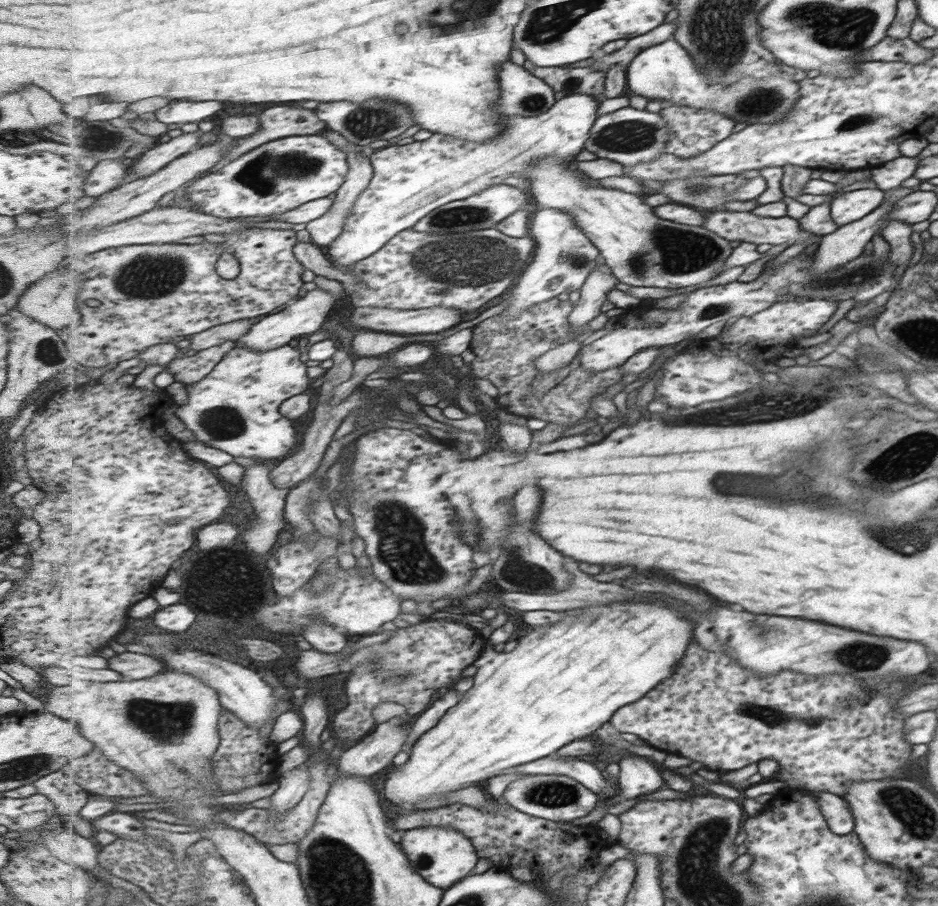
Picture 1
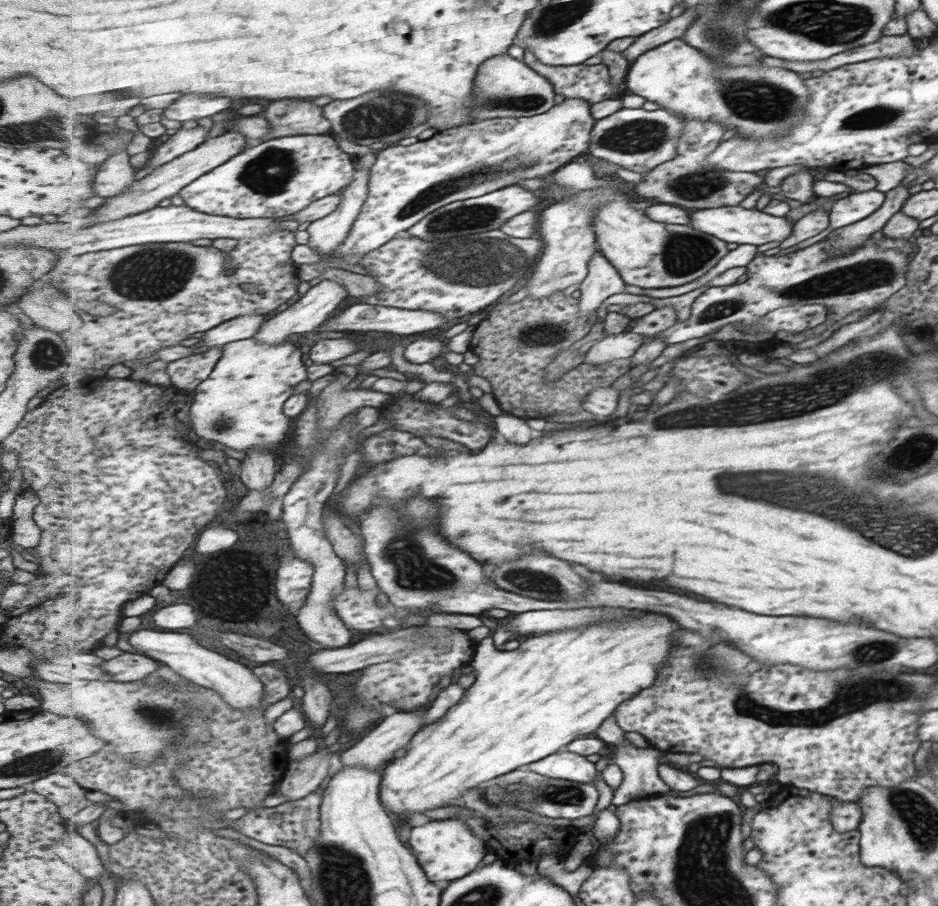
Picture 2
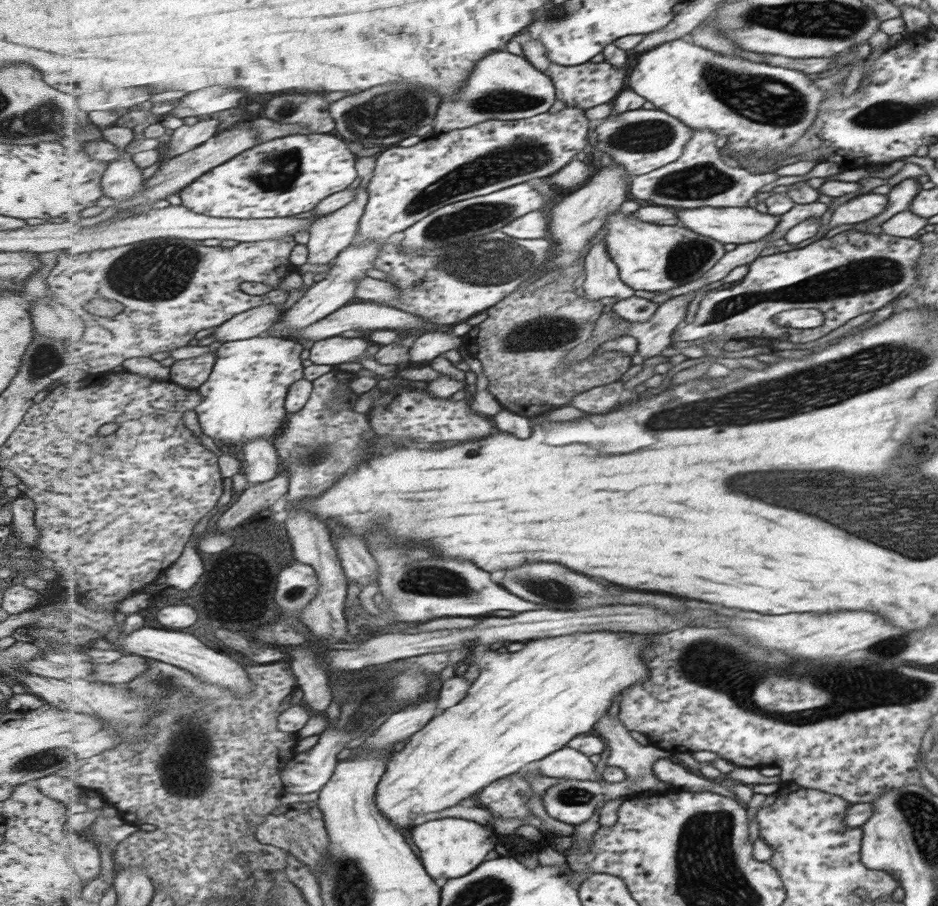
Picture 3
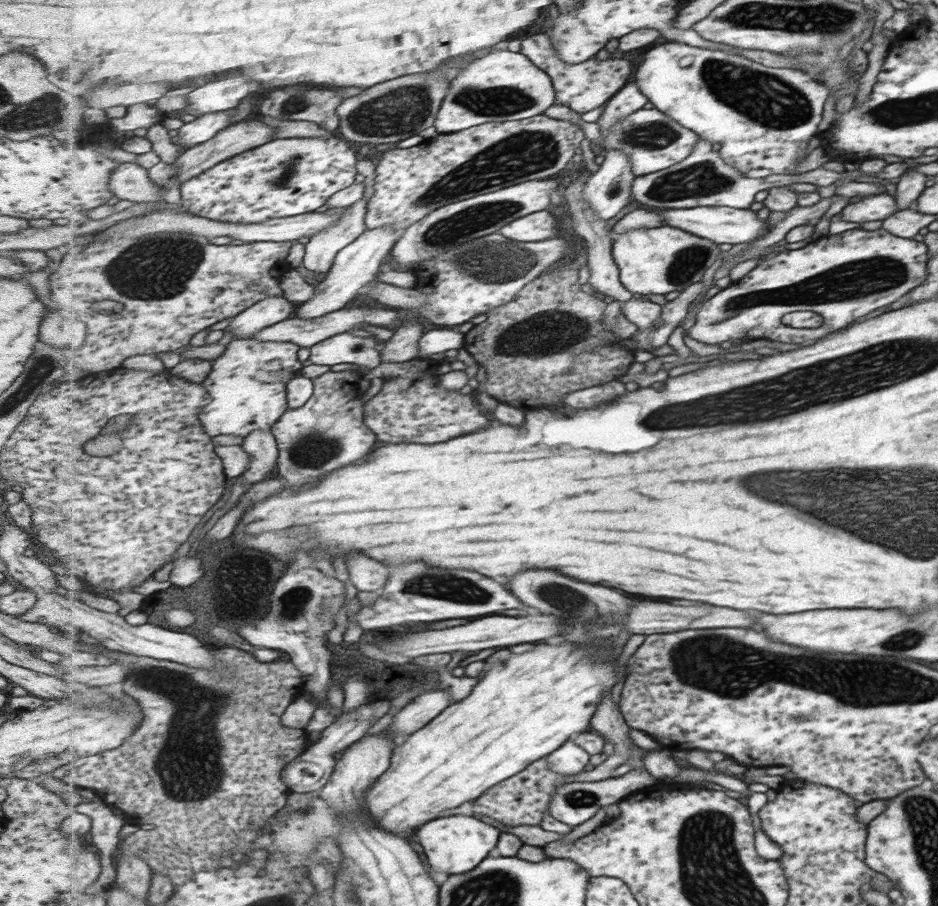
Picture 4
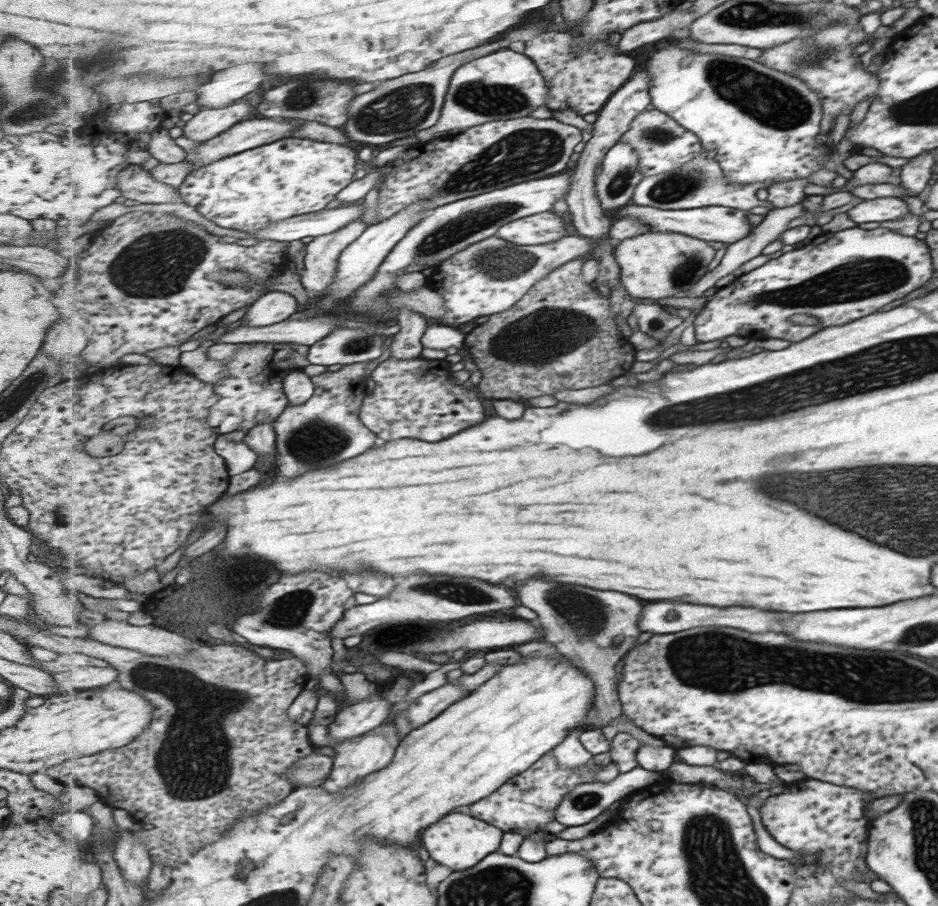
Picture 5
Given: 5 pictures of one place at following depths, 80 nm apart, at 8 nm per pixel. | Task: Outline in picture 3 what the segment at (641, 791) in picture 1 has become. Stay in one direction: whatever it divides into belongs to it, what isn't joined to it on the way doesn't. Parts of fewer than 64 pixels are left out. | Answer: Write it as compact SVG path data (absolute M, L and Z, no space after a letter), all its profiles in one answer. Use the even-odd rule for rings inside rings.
M605 713L594 728L596 729L596 733L600 734L607 741L611 749L604 766L601 769L595 767L595 772L593 772L593 776L590 778L591 781L595 780L597 773L602 774L604 767L615 766L621 768L625 772L626 778L632 780L632 786L630 786L630 795L624 795L622 798L619 798L618 801L620 803L628 800L631 795L635 796L637 793L665 792L665 790L671 788L669 783L662 781L654 773L653 764L659 759L667 758L667 756L671 756L672 758L674 751L662 749L652 744L645 746L639 744L639 742L631 736L631 732L629 732L626 724L619 718L619 715L611 716L611 714Z

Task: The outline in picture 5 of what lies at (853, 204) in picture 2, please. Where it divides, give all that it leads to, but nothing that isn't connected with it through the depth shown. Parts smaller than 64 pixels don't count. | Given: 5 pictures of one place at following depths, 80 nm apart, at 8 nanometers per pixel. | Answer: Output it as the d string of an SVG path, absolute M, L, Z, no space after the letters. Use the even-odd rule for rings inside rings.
M875 198L863 200L846 212L847 218L856 223L893 221L909 215L907 204L899 198Z

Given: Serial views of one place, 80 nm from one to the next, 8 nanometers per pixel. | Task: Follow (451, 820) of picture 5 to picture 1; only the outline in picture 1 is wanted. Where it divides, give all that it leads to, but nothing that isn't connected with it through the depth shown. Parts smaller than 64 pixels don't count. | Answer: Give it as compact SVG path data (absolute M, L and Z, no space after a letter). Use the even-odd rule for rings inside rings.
M427 826L427 828L417 828L417 830L409 830L407 836L404 836L403 850L407 850L407 856L411 858L411 862L415 862L415 866L419 866L419 874L423 874L427 878L427 882L431 882L433 886L439 886L443 890L451 888L455 882L463 880L465 876L471 876L469 872L477 866L479 862L479 854L475 850L475 846L471 844L471 840L453 828L435 828L435 826Z

